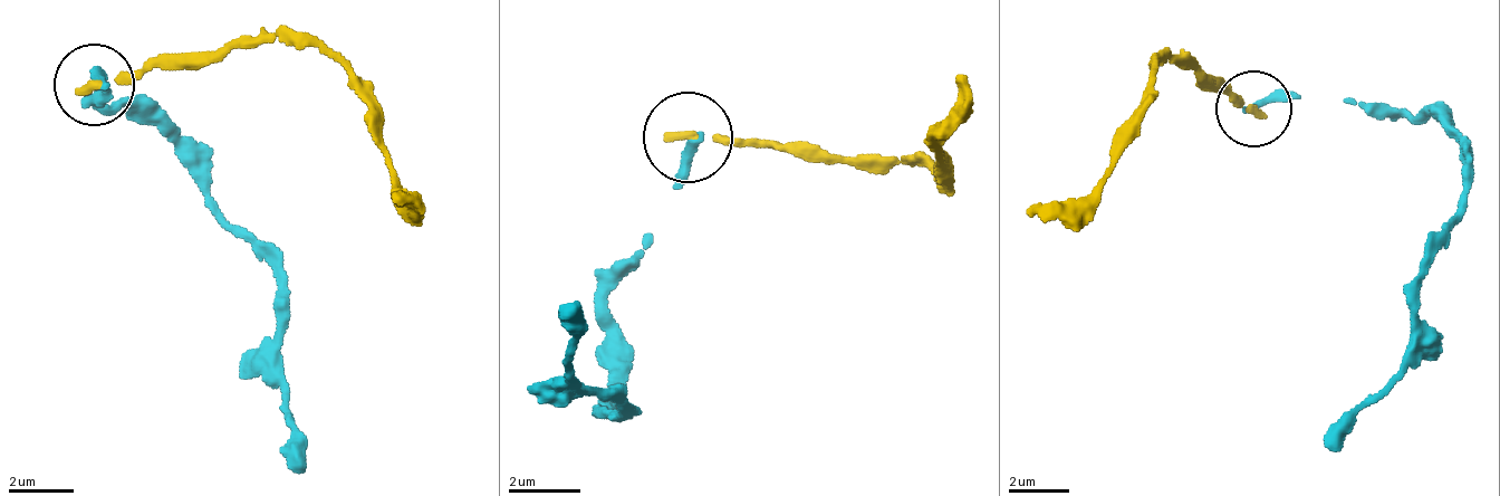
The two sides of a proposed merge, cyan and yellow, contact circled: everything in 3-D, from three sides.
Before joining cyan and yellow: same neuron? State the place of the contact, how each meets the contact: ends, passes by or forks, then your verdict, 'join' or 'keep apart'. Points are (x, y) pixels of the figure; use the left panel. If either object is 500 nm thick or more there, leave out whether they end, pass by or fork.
(94, 85) | cyan ends | yellow ends | keep apart

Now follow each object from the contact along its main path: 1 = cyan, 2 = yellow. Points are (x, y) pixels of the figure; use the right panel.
1: (1251, 111), (1301, 95), (1444, 115), (1459, 150), (1463, 193), (1431, 257), (1410, 370), (1347, 415), (1333, 452)
2: (1251, 111), (1199, 72), (1147, 59), (1154, 79), (1114, 174), (1071, 203), (1023, 211)

